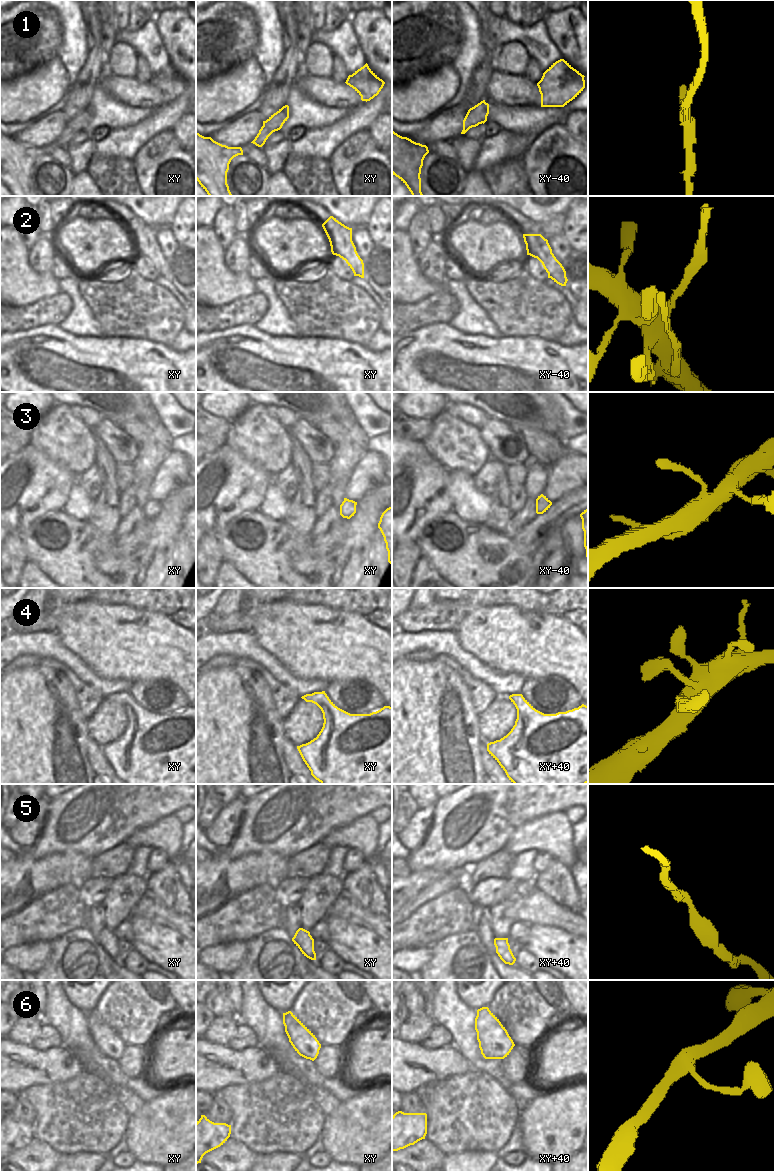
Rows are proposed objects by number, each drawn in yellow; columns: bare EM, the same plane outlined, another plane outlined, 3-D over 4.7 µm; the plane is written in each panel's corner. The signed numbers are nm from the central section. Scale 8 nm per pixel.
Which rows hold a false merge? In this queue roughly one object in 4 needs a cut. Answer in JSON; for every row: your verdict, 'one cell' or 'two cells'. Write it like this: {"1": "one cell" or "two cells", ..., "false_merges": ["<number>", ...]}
{"1": "one cell", "2": "two cells", "3": "one cell", "4": "one cell", "5": "one cell", "6": "one cell", "false_merges": ["2"]}

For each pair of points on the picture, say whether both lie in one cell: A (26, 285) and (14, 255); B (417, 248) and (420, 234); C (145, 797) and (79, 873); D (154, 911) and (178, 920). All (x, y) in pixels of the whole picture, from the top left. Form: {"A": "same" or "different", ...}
{"A": "same", "B": "same", "C": "different", "D": "same"}

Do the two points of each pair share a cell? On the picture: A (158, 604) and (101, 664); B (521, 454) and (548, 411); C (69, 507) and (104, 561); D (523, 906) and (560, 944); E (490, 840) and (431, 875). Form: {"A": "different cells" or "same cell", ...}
{"A": "different cells", "B": "different cells", "C": "different cells", "D": "different cells", "E": "different cells"}

